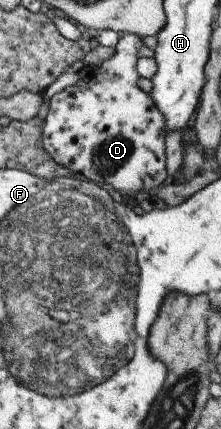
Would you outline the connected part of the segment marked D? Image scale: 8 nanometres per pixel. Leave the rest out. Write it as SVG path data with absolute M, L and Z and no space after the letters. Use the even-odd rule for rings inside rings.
M129 32L120 34L110 58L100 65L84 66L78 83L64 88L47 100L48 113L44 116L41 130L42 148L56 164L68 168L71 174L96 183L108 193L116 190L121 195L137 196L147 193L150 188L160 187L168 176L164 154L164 118L154 106L150 94L143 92L136 84L140 76L134 64L140 46L141 36Z

